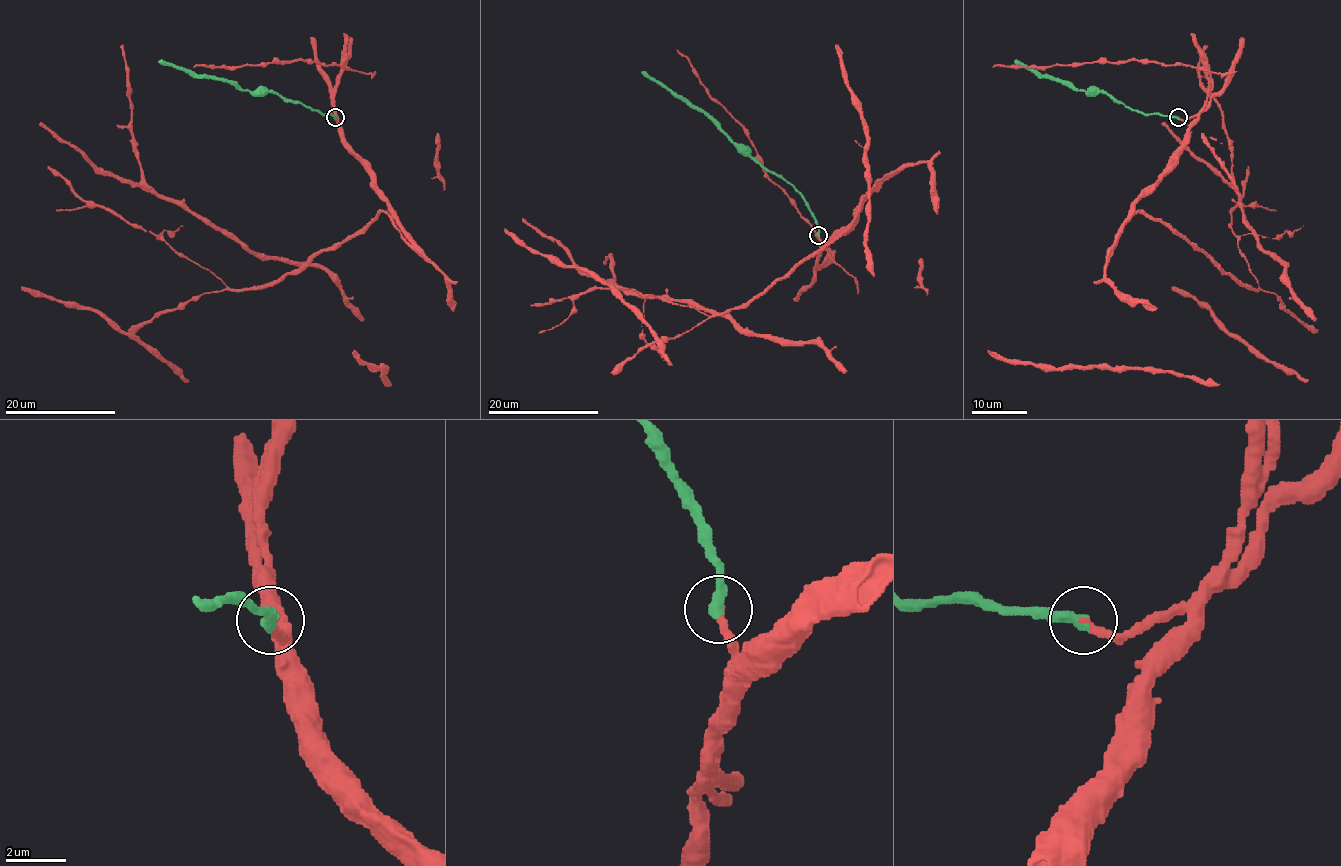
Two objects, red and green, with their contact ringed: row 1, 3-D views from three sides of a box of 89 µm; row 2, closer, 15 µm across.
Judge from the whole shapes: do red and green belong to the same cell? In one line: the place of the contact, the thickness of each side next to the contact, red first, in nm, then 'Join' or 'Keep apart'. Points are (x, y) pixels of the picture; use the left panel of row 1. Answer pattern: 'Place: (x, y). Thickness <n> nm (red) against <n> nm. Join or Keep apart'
Place: (335, 117). Thickness 280 nm (red) against 400 nm. Join

